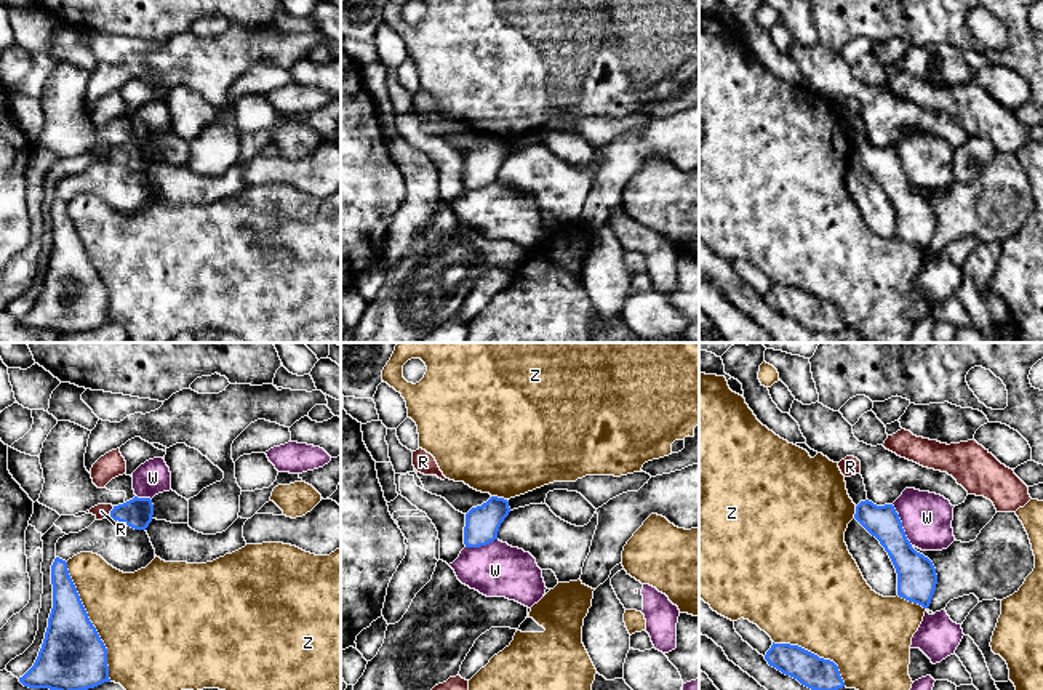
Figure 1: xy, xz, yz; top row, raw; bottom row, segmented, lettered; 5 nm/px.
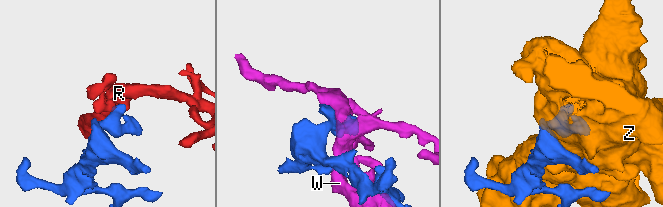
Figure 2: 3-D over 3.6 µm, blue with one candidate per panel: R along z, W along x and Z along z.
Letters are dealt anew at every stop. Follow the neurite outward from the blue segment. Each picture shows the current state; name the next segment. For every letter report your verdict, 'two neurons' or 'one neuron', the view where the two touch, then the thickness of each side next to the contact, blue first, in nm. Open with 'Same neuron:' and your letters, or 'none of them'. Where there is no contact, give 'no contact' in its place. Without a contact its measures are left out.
Same neuron: none of them
R: two neurons | xy | 150/80 nm
W: two neurons | yz | 190/260 nm
Z: two neurons | xy | 340/440 nm

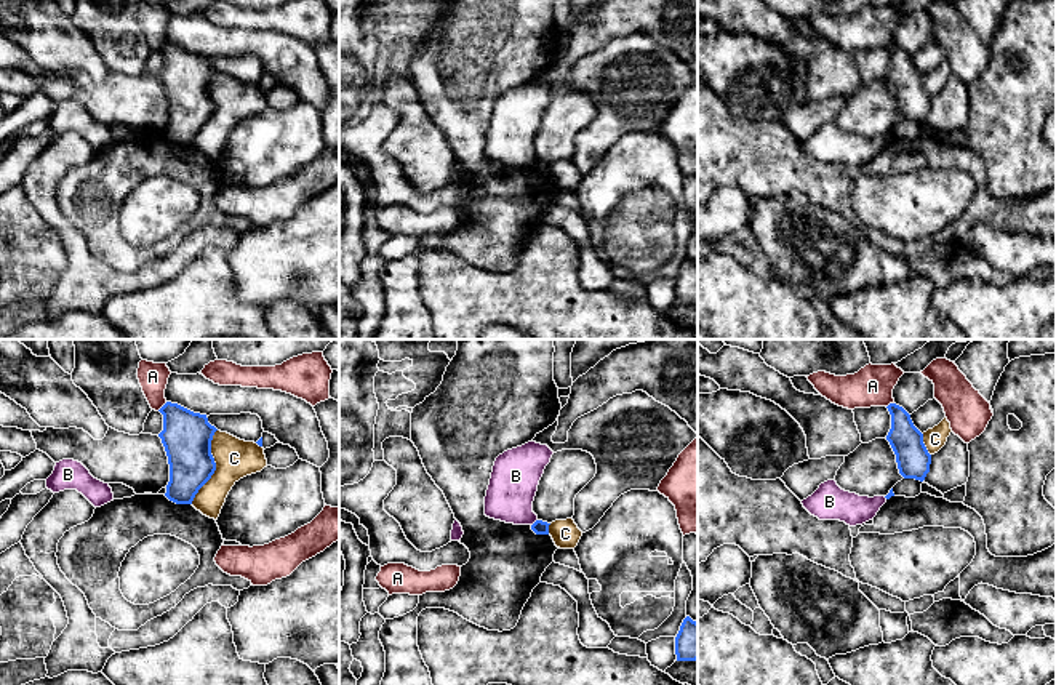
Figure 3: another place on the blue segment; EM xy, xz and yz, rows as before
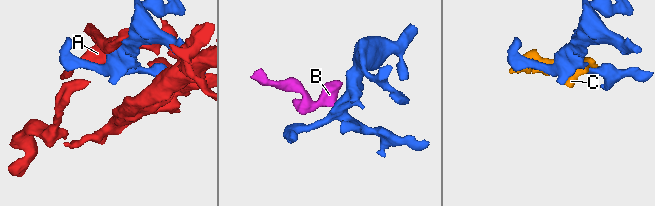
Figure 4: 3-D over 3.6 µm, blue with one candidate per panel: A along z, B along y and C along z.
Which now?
Same neuron: none of them
A: two neurons | xy | 240/140 nm
B: two neurons | xz | 70/240 nm
C: two neurons | xy | 240/200 nm

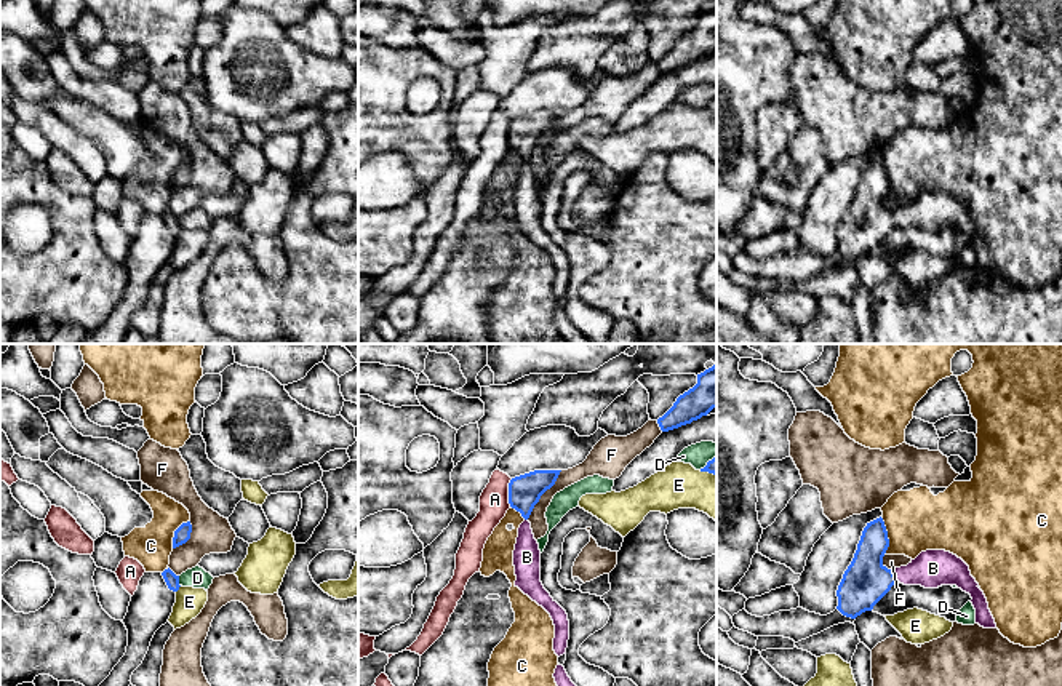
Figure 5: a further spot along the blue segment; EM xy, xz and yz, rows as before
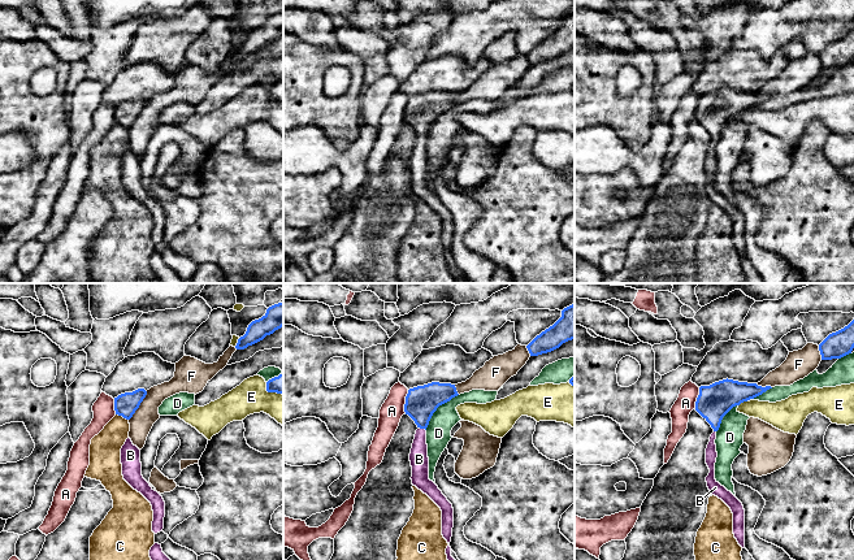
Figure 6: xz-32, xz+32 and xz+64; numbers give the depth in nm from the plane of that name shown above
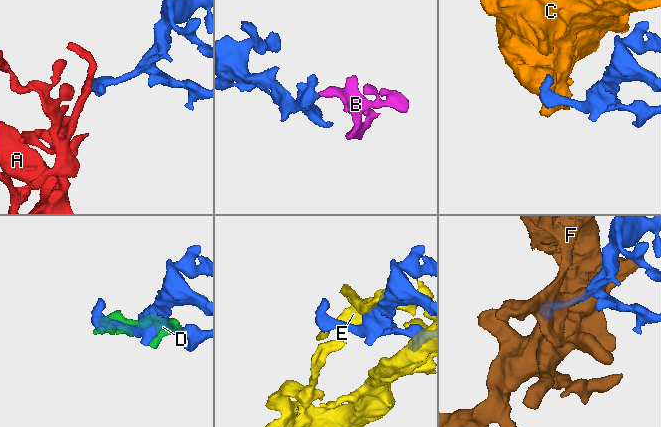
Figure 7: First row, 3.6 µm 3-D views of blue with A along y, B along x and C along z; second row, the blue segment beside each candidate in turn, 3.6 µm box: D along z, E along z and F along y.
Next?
Same neuron: B
A: two neurons | xz | 160/140 nm
B: one neuron | yz | 240/190 nm
C: two neurons | yz | 240/320 nm
D: two neurons | xy | 70/110 nm
E: two neurons | xy | 70/140 nm
F: two neurons | xz | 160/90 nm

